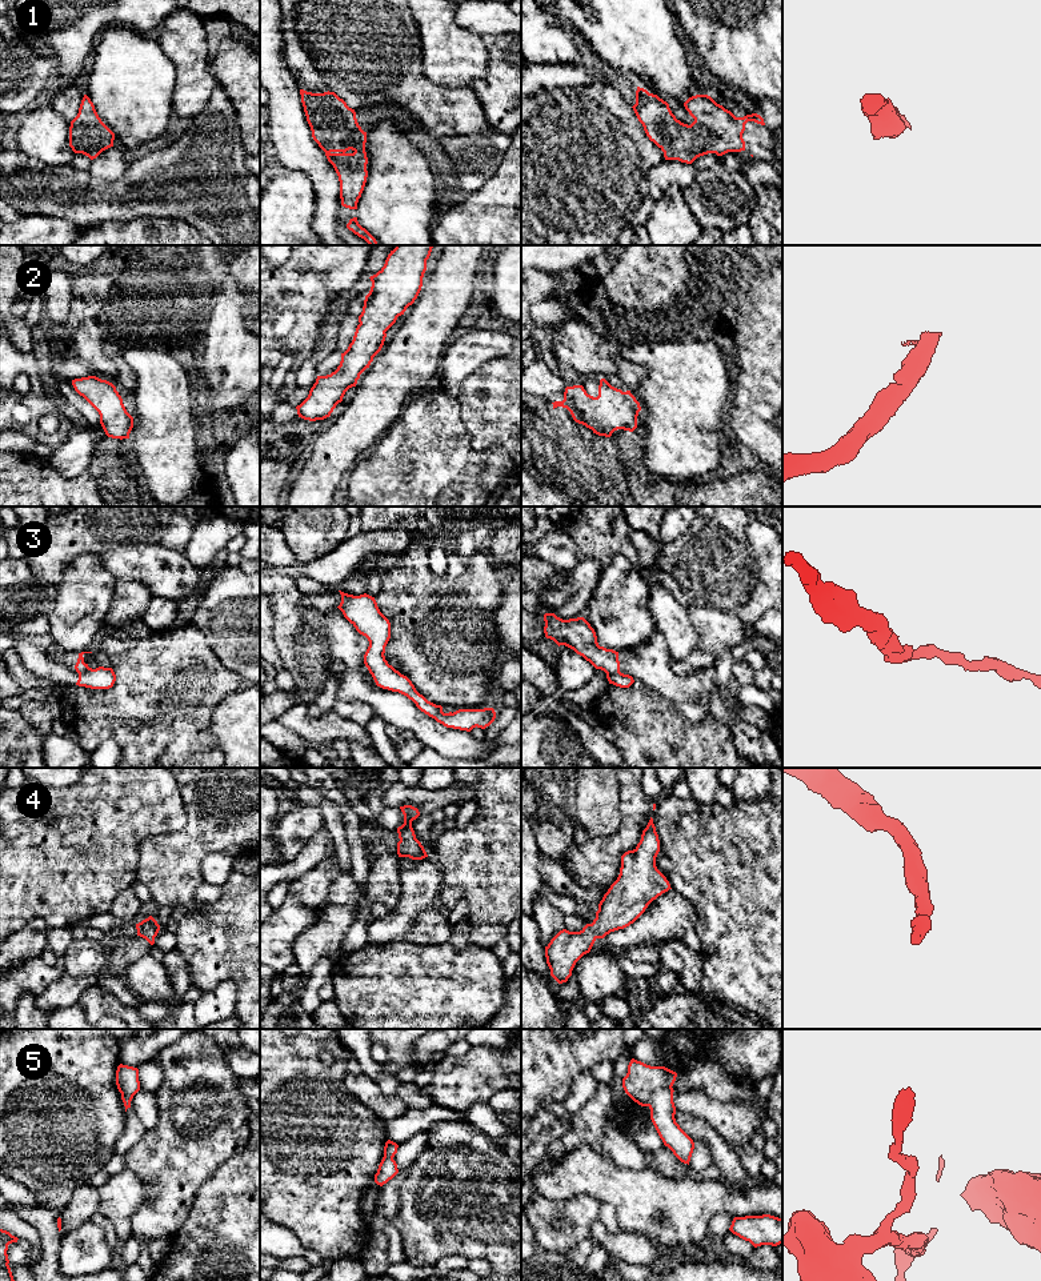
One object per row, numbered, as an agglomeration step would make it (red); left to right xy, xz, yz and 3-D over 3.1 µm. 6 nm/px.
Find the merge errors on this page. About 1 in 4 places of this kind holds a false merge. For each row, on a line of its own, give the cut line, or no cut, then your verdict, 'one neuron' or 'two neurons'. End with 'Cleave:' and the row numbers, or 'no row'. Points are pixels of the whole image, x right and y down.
1: no cut; one neuron
2: no cut; one neuron
3: cut in yz along (619, 671), (607, 675); two neurons
4: no cut; one neuron
5: cut in yz along (671, 1087), (659, 1087), (652, 1093), (648, 1105); two neurons
Cleave: 3, 5

